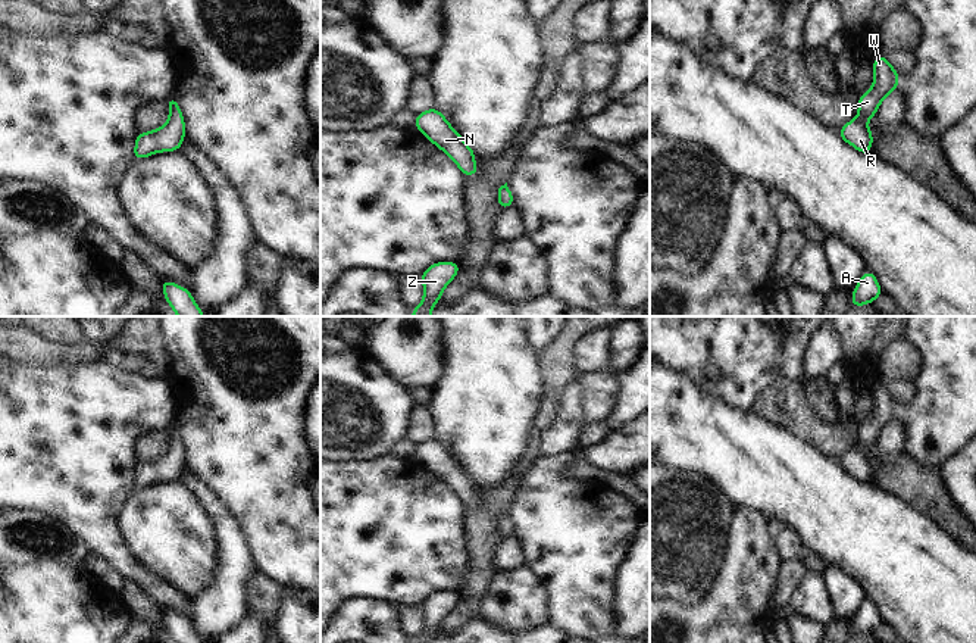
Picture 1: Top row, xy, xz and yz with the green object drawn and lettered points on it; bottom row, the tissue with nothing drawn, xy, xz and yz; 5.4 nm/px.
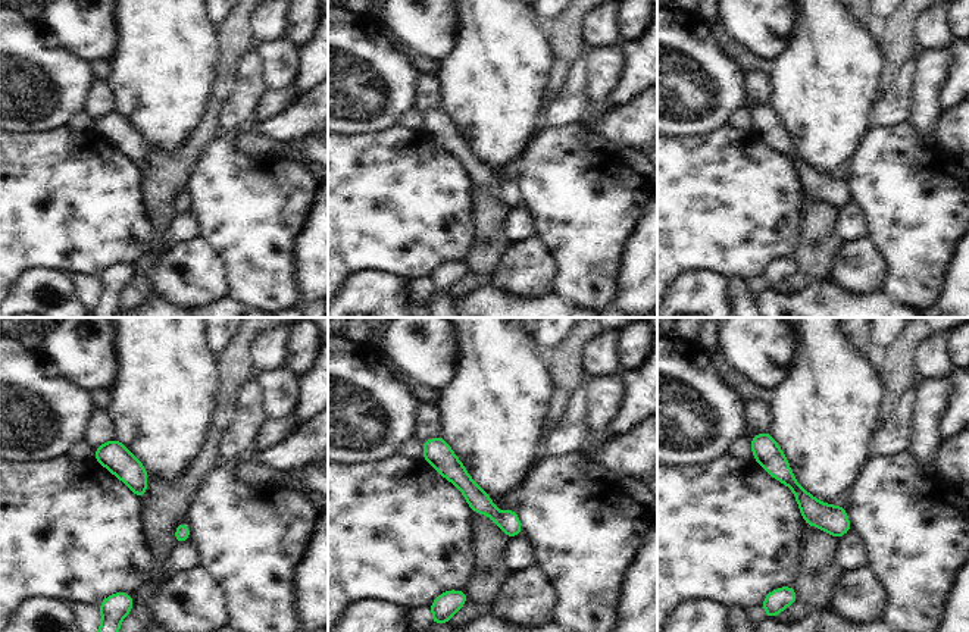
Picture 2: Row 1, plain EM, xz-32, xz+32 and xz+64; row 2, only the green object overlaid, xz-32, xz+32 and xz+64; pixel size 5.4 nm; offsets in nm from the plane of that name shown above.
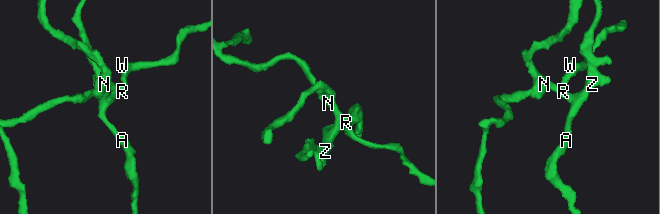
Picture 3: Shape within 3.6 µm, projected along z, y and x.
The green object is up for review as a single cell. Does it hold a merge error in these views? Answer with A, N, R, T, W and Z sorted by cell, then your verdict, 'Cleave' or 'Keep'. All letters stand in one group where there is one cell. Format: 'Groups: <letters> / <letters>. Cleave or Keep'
Groups: A N R T W Z. Keep

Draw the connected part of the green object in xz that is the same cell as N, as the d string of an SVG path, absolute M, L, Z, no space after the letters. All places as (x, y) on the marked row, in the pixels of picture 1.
M435 107L416 115L415 128L439 147L463 172L464 178L478 175L475 152Z

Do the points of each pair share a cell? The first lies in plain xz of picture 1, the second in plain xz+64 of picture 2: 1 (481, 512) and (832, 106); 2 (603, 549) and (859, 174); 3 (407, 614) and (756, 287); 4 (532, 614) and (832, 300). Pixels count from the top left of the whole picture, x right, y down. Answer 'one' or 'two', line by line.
1: two
2: one
3: one
4: two

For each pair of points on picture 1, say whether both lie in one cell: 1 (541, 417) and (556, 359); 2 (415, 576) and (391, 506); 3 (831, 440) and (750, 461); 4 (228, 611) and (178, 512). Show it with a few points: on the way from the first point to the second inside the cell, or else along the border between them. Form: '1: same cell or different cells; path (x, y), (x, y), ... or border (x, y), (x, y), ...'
1: same cell; path (550, 402), (556, 374)
2: same cell; path (404, 558), (402, 539), (391, 528), (391, 524)
3: different cells; border (781, 427), (837, 462)
4: different cells; border (216, 545), (213, 578), (193, 601)

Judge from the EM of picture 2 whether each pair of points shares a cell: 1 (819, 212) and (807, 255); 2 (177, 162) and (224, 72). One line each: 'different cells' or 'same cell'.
1: same cell
2: same cell

